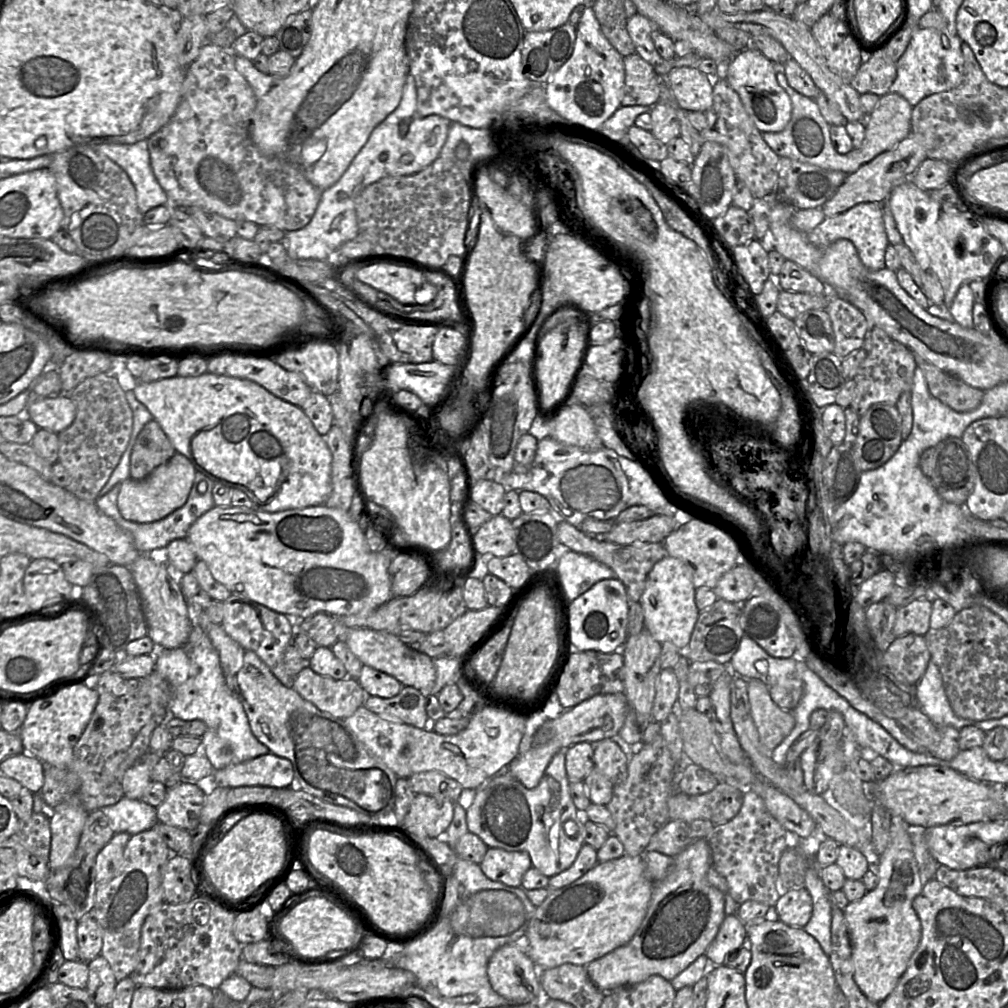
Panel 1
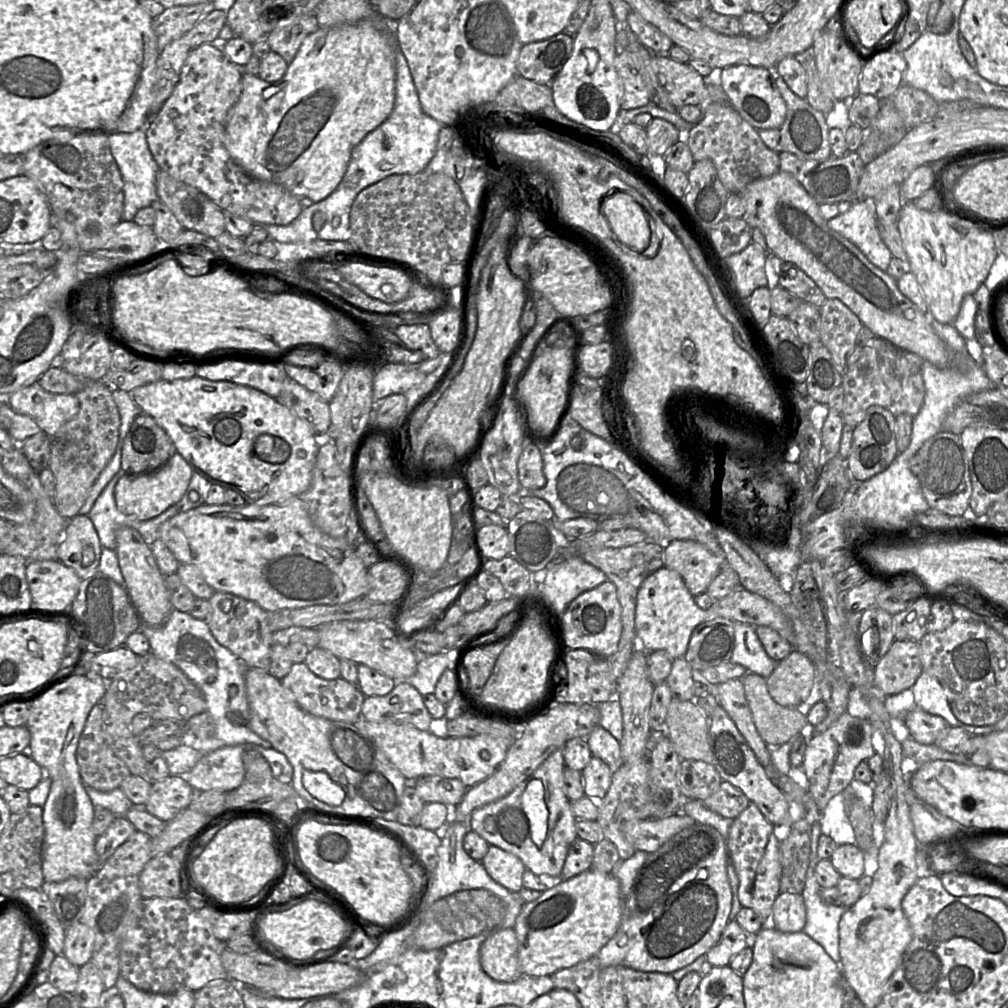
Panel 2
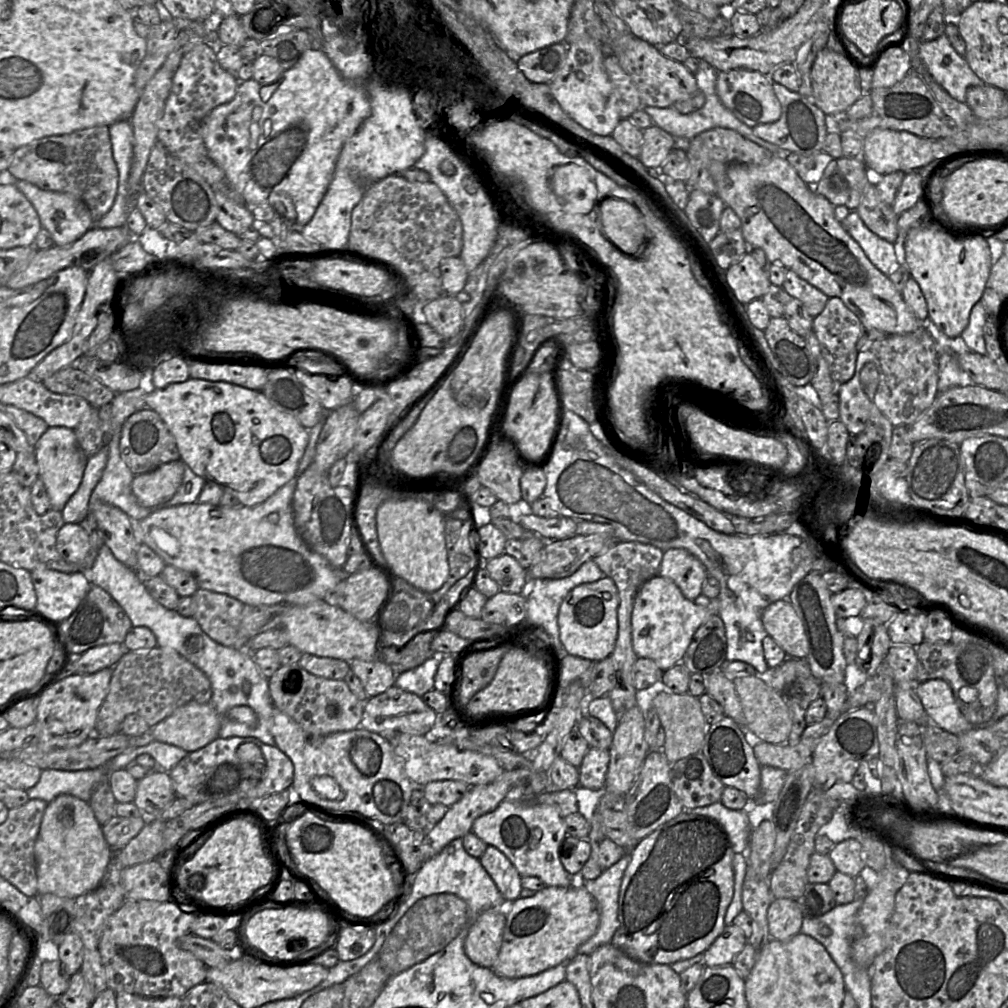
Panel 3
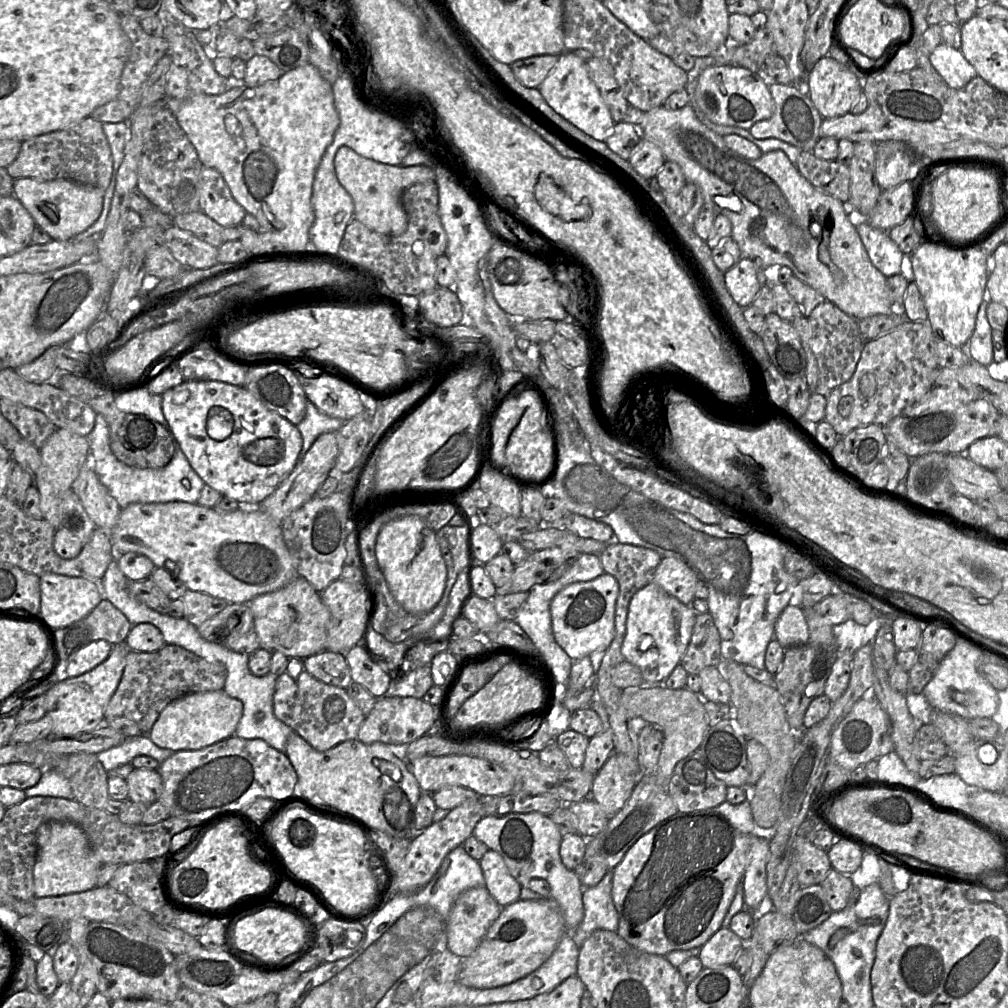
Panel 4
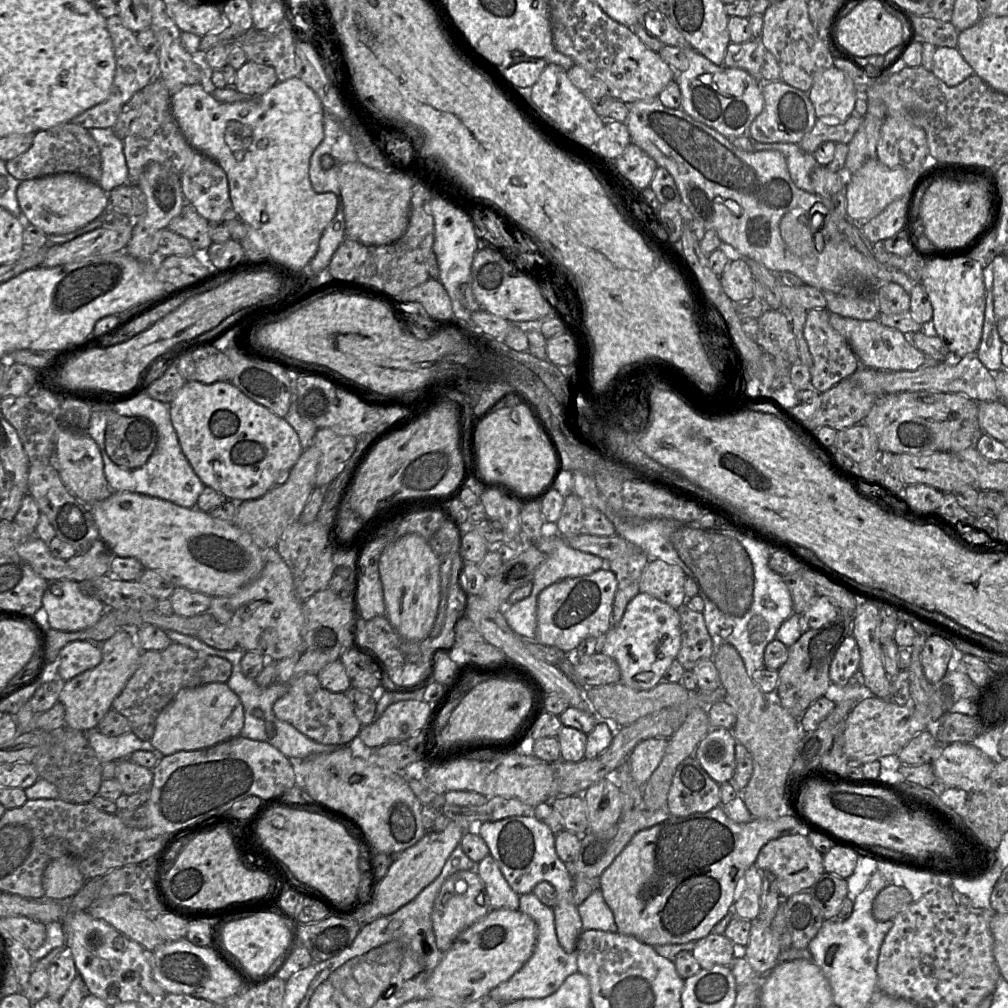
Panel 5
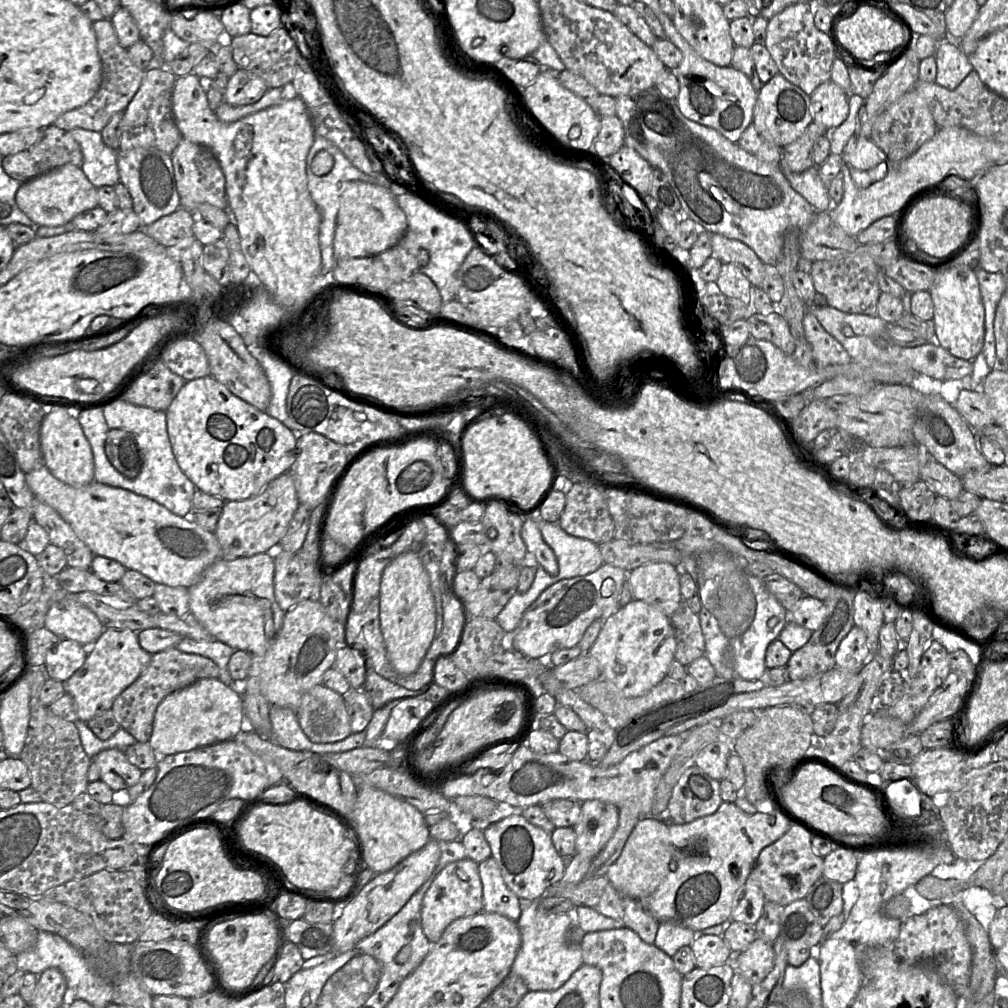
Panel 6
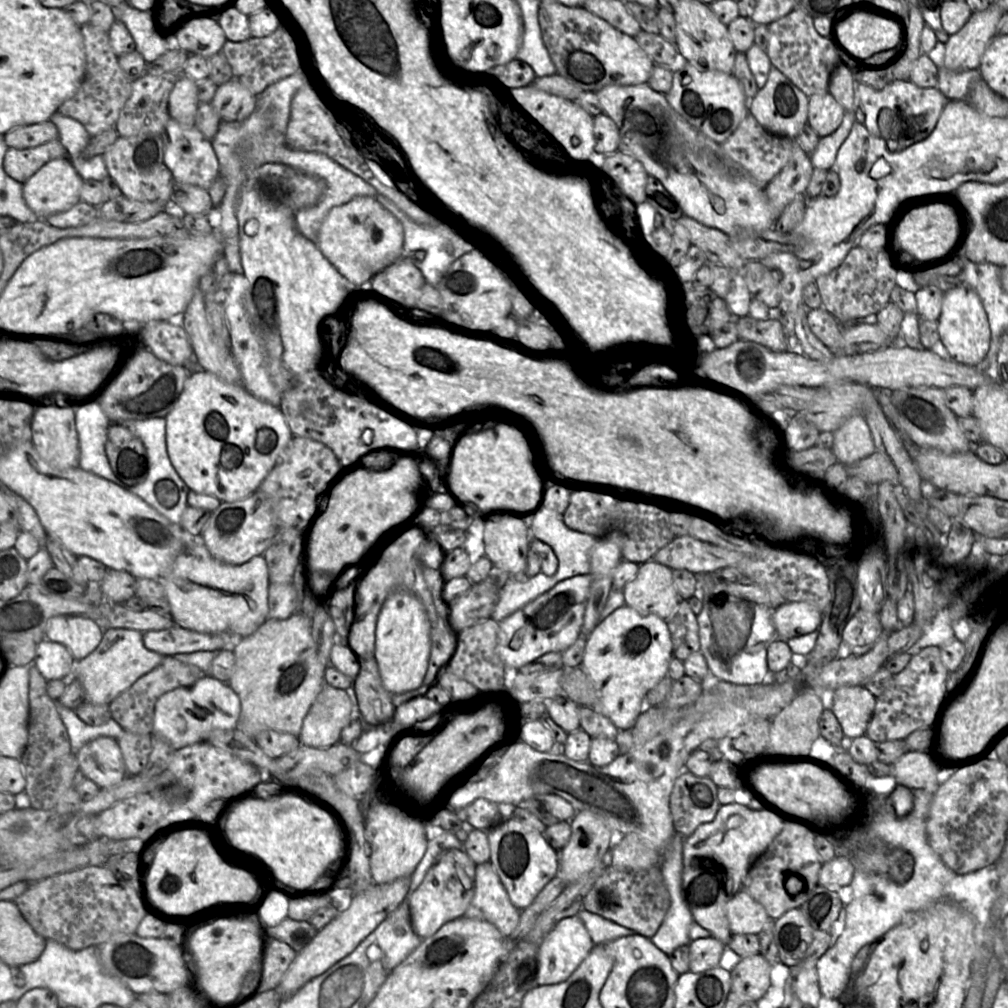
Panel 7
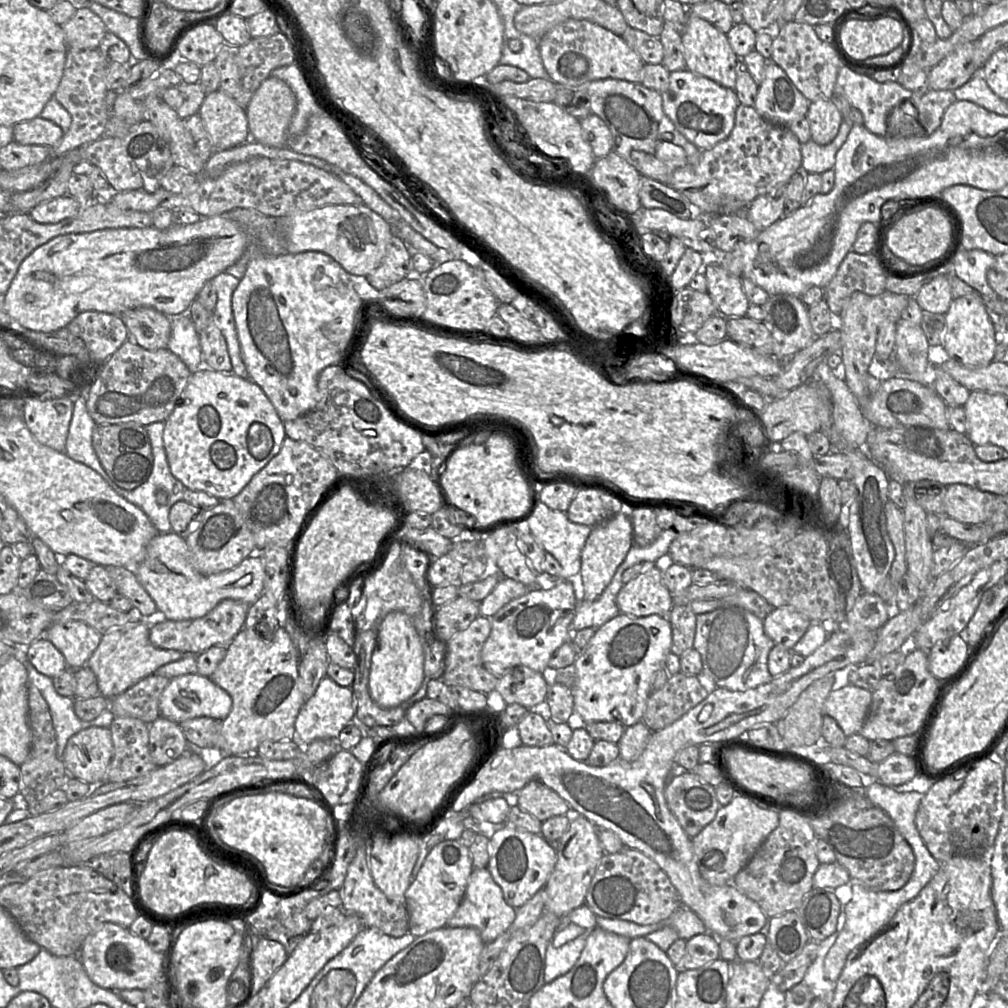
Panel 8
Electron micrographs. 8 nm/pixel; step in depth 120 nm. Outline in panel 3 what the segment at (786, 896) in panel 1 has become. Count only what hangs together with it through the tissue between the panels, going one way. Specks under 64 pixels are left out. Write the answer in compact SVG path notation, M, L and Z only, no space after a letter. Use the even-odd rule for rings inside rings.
M774 898L767 912L770 937L780 941L793 937L800 933L803 919L797 900Z

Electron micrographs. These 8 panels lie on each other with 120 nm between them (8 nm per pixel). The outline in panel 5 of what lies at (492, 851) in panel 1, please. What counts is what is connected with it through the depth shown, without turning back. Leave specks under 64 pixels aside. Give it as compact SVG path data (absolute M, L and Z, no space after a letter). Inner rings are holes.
M490 854L476 864L475 871L489 896L491 910L519 910L520 895L508 884L497 862Z

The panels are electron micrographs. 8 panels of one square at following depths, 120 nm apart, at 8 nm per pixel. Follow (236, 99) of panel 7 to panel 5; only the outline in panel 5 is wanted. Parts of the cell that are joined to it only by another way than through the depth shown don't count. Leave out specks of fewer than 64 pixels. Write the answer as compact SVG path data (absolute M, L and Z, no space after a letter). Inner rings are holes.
M247 61L236 72L235 88L246 96L260 96L278 83L273 67Z

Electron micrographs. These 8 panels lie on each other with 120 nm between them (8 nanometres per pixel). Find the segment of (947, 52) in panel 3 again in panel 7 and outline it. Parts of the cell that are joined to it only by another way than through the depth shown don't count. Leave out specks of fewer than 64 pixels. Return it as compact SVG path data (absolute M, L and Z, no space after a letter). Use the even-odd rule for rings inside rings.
M944 66L938 69L937 88L949 100L966 100L970 84L982 78L978 69L953 71Z

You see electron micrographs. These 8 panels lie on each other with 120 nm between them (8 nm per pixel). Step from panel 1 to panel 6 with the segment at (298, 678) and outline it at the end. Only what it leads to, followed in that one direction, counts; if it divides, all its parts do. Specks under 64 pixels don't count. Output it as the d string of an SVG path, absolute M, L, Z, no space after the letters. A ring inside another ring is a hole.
M321 683L303 695L296 715L300 728L314 743L334 743L352 734L344 697Z

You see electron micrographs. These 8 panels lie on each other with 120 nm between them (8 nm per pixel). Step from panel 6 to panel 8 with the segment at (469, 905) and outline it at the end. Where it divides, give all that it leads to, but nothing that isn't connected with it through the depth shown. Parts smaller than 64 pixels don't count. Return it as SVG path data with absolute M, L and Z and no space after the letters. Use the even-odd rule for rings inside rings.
M444 840L430 850L417 876L404 893L409 932L412 935L420 937L447 925L464 897L473 869L469 848L459 840Z

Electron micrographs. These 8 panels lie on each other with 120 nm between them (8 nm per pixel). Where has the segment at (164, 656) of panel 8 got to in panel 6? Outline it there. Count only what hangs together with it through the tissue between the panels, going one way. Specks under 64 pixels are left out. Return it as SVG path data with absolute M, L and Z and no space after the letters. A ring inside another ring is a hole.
M104 629L98 640L88 647L87 657L82 667L68 680L63 682L64 692L69 694L74 701L73 718L88 722L99 713L111 709L117 696L147 669L151 656L151 654L141 648L137 638L137 632L129 629Z

